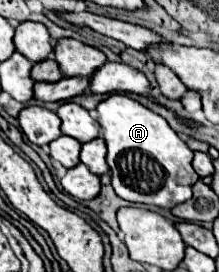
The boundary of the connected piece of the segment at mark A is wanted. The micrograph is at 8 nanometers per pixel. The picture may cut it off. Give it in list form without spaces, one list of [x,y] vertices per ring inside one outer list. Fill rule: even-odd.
[[[111,95],[97,107],[97,123],[101,125],[101,137],[107,145],[107,165],[113,177],[111,185],[121,199],[173,209],[191,197],[191,185],[179,185],[177,173],[185,169],[191,179],[197,179],[191,167],[193,151],[161,115],[149,111],[129,95]]]

